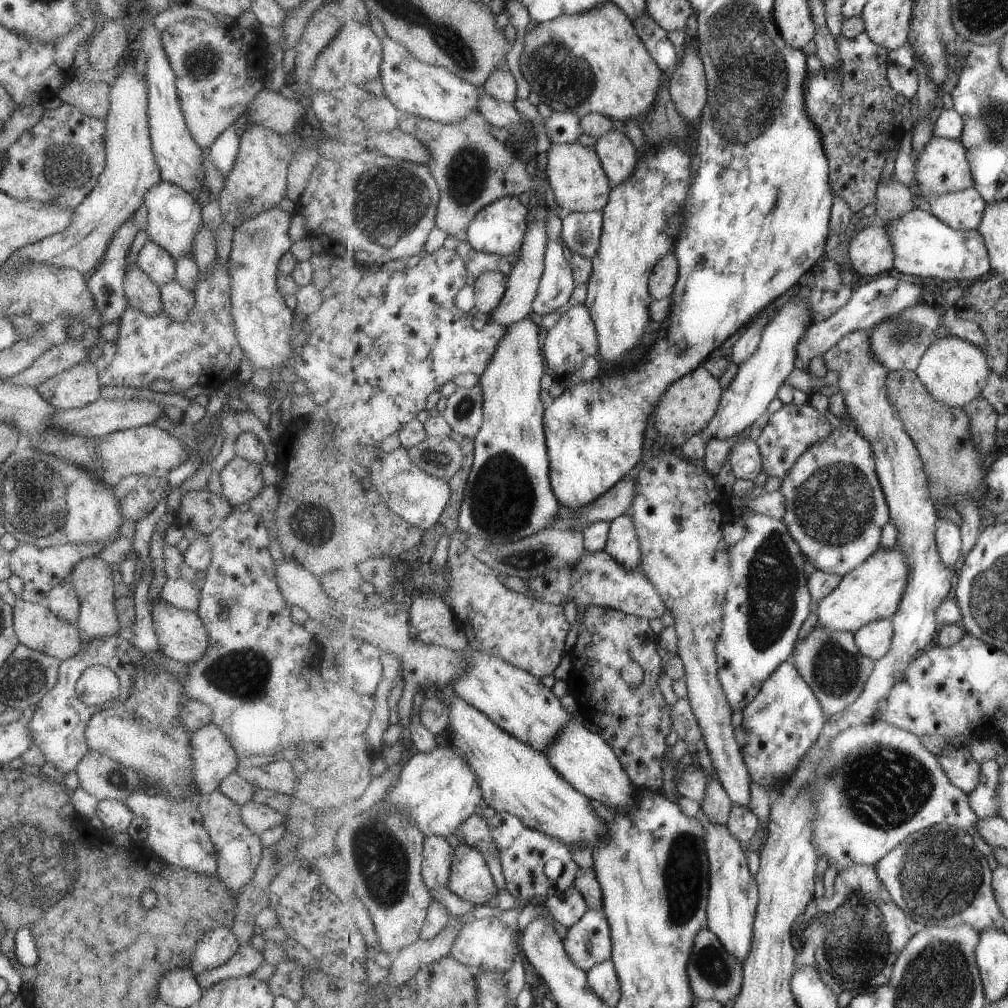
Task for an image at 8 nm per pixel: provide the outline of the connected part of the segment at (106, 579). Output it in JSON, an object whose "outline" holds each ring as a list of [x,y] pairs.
{"outline":[[[97,556],[85,557],[79,560],[70,572],[73,590],[80,602],[79,616],[76,626],[89,638],[104,638],[115,636],[119,631],[117,614],[115,614],[114,584],[111,580],[111,571],[114,566],[103,562]]]}

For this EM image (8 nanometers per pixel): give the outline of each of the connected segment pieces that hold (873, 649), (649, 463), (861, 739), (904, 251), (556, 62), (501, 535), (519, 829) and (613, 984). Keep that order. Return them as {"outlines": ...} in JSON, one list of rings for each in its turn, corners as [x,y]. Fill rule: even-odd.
{"outlines":[[[[892,618],[875,620],[863,626],[855,634],[863,654],[878,661],[891,650],[891,643],[895,636],[895,624]]],[[[661,452],[645,460],[636,478],[637,496],[631,502],[627,514],[634,518],[635,528],[641,540],[639,546],[643,554],[640,565],[643,566],[647,578],[655,583],[657,590],[663,595],[663,602],[666,602],[667,610],[674,617],[678,638],[677,654],[683,659],[686,668],[687,696],[702,727],[713,768],[717,771],[718,778],[731,796],[731,800],[737,806],[751,810],[750,771],[741,746],[735,738],[735,726],[731,724],[733,708],[719,680],[718,644],[723,634],[723,622],[726,621],[723,606],[726,605],[727,591],[730,589],[731,581],[734,580],[734,575],[731,574],[731,544],[727,544],[723,534],[723,526],[730,523],[725,519],[725,516],[729,516],[729,508],[723,508],[725,506],[721,500],[723,490],[715,485],[717,483],[714,475],[711,475],[702,463],[690,459],[683,460],[683,457]]],[[[883,720],[871,724],[851,726],[831,740],[821,762],[815,764],[821,780],[811,784],[817,798],[817,818],[813,822],[815,846],[819,858],[826,857],[829,866],[835,866],[837,873],[849,866],[869,865],[876,867],[897,846],[905,842],[911,834],[930,829],[938,824],[961,827],[975,838],[977,850],[983,851],[989,860],[991,870],[998,867],[993,855],[993,847],[982,840],[979,833],[979,817],[973,808],[969,795],[955,786],[947,776],[939,756],[925,749],[920,736]]],[[[909,210],[899,220],[885,224],[887,234],[895,247],[895,267],[904,274],[922,278],[955,280],[958,284],[977,281],[992,268],[990,252],[985,237],[978,230],[962,231],[947,226],[935,213],[925,210]]],[[[613,1],[605,6],[587,10],[585,14],[563,14],[555,20],[537,23],[524,36],[524,46],[519,59],[520,70],[541,103],[557,112],[570,112],[580,117],[588,113],[599,113],[620,120],[624,124],[636,120],[653,110],[659,90],[666,81],[659,63],[647,50],[646,42],[639,38],[634,22]]],[[[525,316],[507,328],[507,334],[499,342],[487,370],[478,376],[483,390],[484,420],[475,436],[475,460],[469,475],[461,514],[460,529],[466,534],[489,542],[513,542],[538,533],[555,521],[560,502],[551,480],[550,454],[544,417],[545,406],[541,402],[541,378],[545,376],[544,346],[539,340],[538,325]]],[[[497,811],[496,815],[488,818],[491,824],[491,834],[495,843],[501,850],[501,867],[505,876],[505,884],[508,891],[517,900],[528,900],[535,896],[554,897],[563,894],[575,885],[575,874],[579,872],[579,864],[573,860],[573,850],[559,838],[551,838],[549,834],[543,834],[539,830],[533,830],[525,826],[523,820],[519,820],[514,814]],[[561,860],[563,869],[557,878],[547,874],[547,862]]],[[[612,959],[606,960],[588,972],[588,982],[609,1006],[616,1007],[623,996],[621,980]]]]}

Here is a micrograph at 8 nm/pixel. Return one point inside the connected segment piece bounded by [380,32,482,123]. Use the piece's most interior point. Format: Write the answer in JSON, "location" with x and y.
{"location":[430,91]}

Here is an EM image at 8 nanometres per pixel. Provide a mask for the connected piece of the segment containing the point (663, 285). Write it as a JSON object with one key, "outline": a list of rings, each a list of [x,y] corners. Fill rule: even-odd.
{"outline":[[[674,252],[655,265],[654,272],[650,276],[650,293],[653,300],[669,298],[674,293],[675,284],[679,280],[679,259]]]}

